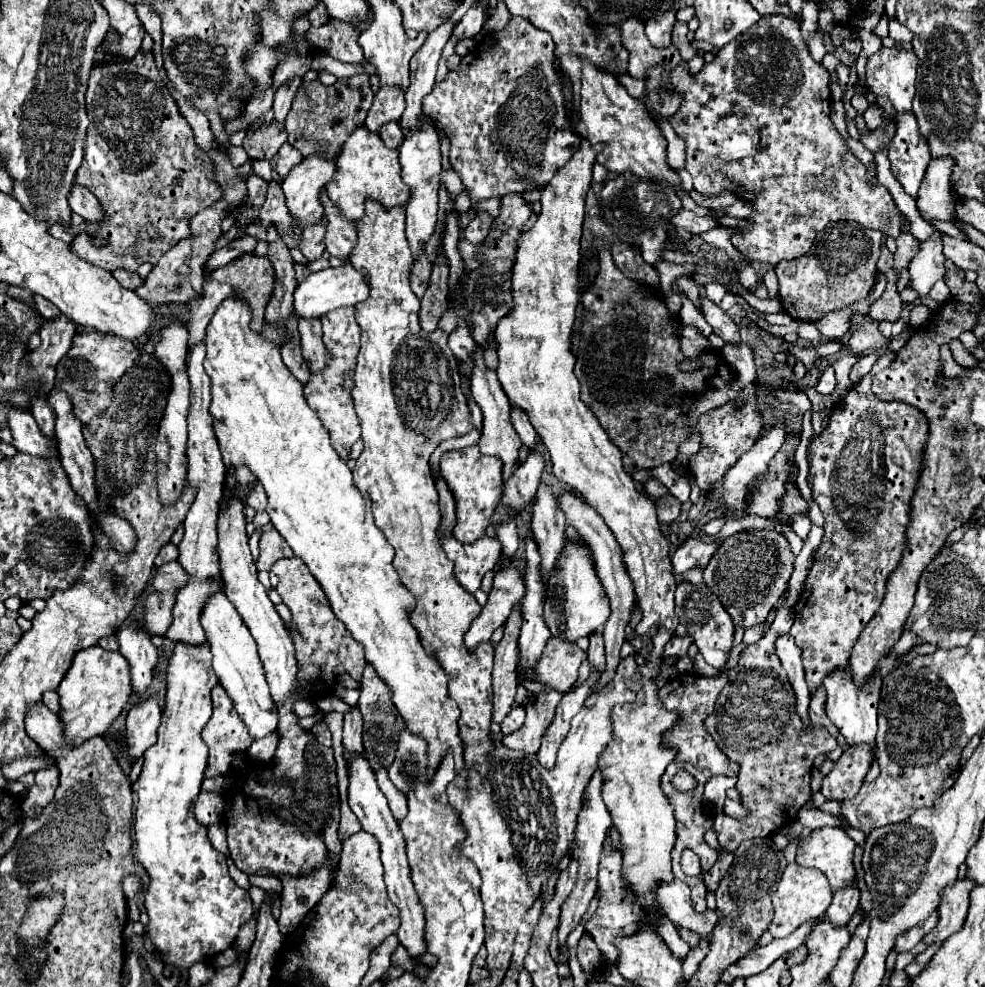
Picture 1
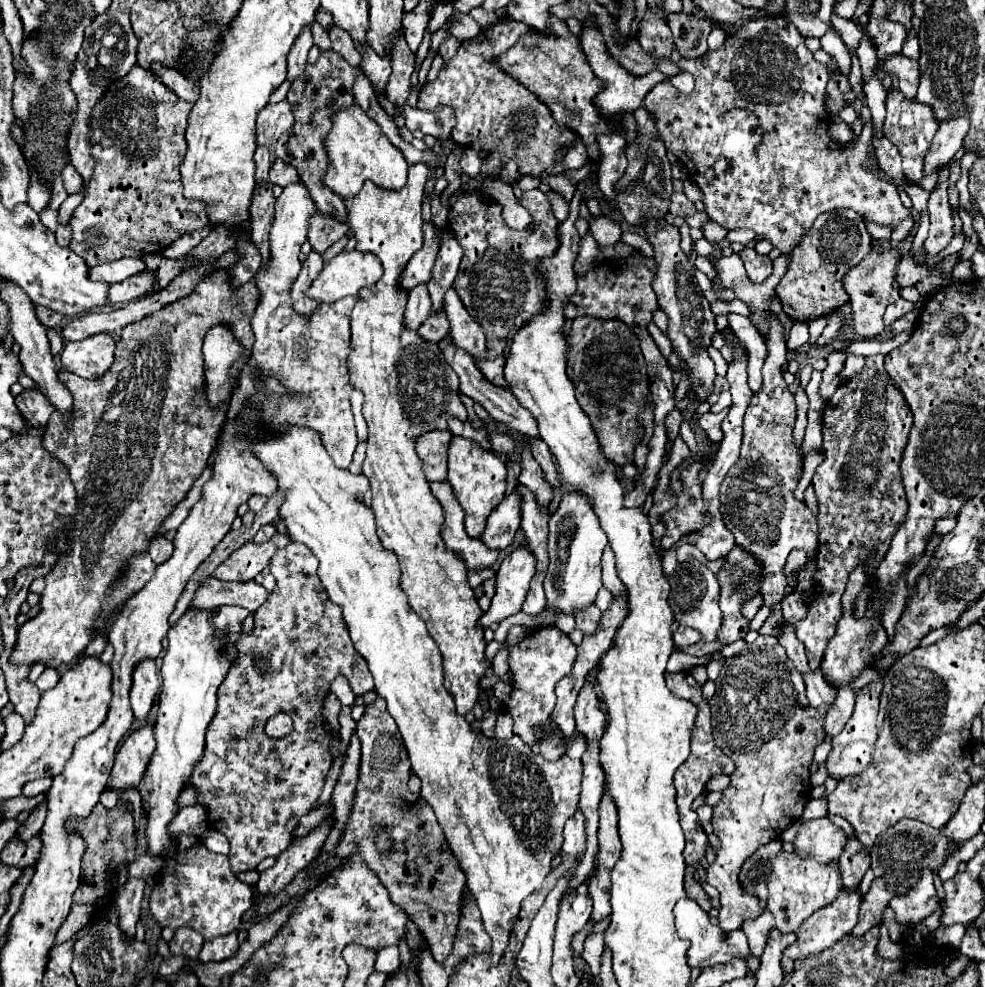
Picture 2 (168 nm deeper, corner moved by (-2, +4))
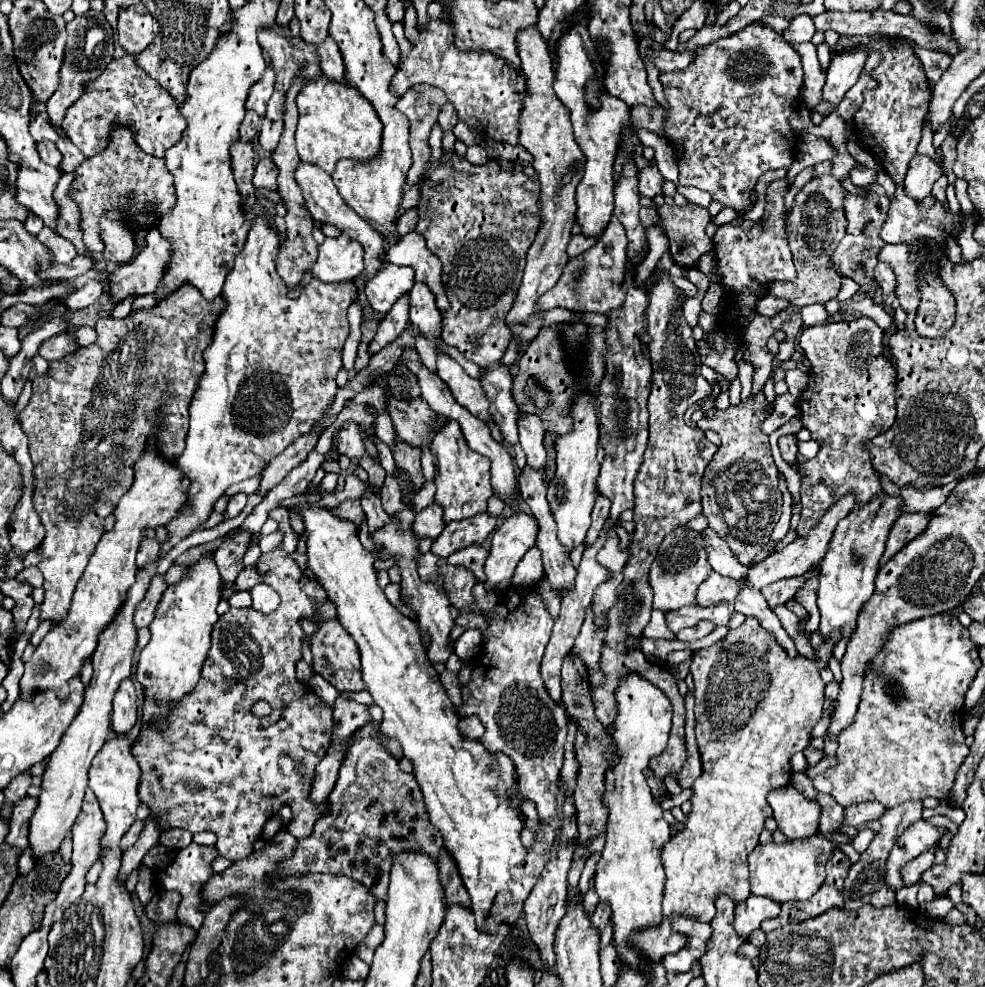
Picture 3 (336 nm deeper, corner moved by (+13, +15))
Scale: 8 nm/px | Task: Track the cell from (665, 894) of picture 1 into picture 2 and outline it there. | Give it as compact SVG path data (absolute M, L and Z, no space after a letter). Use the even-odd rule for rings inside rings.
M689 897L679 899L679 903L675 905L675 927L679 937L689 939L691 947L687 953L687 963L689 967L713 967L717 963L727 963L735 957L749 957L749 945L747 945L747 937L740 930L734 930L725 933L719 925L713 925L709 915Z

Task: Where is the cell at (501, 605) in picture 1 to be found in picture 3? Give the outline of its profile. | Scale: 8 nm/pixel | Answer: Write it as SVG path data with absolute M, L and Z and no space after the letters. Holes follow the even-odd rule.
M516 512L508 516L502 526L492 536L492 546L488 560L484 564L484 572L488 576L486 588L494 590L502 580L510 580L516 564L522 556L536 546L538 524L536 518L524 512Z

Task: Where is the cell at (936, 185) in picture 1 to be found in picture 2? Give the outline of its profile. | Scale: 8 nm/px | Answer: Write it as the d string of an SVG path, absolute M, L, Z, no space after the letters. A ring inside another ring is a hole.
M953 115L951 119L945 119L939 123L937 135L933 139L931 151L925 157L925 167L923 167L923 175L933 175L937 173L943 165L947 165L955 153L963 147L963 137L969 131L969 117L963 115Z

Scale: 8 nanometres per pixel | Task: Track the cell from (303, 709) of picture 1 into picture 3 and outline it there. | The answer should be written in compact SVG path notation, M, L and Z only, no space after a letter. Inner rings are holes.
M239 591L227 600L231 607L249 608L252 606L252 598L249 591Z

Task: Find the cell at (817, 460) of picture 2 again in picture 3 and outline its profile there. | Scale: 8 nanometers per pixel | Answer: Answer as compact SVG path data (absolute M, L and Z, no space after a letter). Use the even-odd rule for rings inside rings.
M809 440L806 442L798 441L798 448L800 455L807 459L813 459L820 449L820 444L816 440Z

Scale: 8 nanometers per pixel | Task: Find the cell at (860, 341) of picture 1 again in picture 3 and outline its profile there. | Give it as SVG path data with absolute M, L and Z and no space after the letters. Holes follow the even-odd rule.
M870 184L866 186L868 194L866 196L856 196L856 194L848 194L844 196L844 210L846 210L846 236L840 240L834 256L832 256L832 264L840 270L840 274L850 276L854 282L858 282L860 286L866 286L872 282L872 274L874 274L874 266L878 264L878 252L884 246L882 238L880 238L880 228L886 220L888 214L888 206L890 200L884 192L884 188L880 184Z

